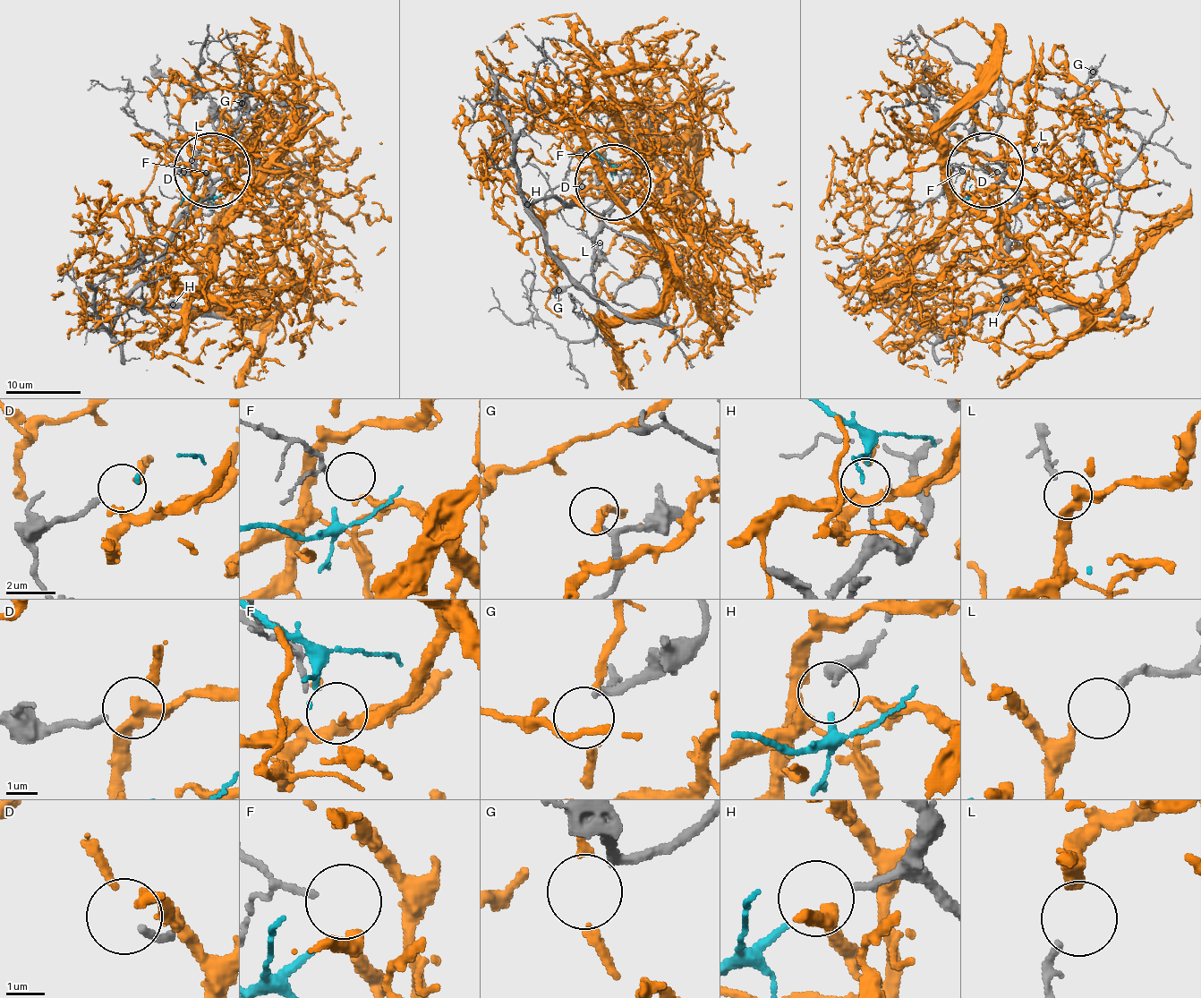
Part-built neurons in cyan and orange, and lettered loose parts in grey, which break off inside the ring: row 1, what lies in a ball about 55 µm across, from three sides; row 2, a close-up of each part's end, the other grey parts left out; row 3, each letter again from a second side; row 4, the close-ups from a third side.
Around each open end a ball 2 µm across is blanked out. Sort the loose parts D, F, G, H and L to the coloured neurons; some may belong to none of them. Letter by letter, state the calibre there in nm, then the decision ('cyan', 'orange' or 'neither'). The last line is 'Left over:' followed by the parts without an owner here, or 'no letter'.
D: 200 nm thick; neither
F: 160 nm thick; neither
G: 200 nm thick; neither
H: 170 nm thick; cyan
L: 140 nm thick; orange
Left over: D, F, G

